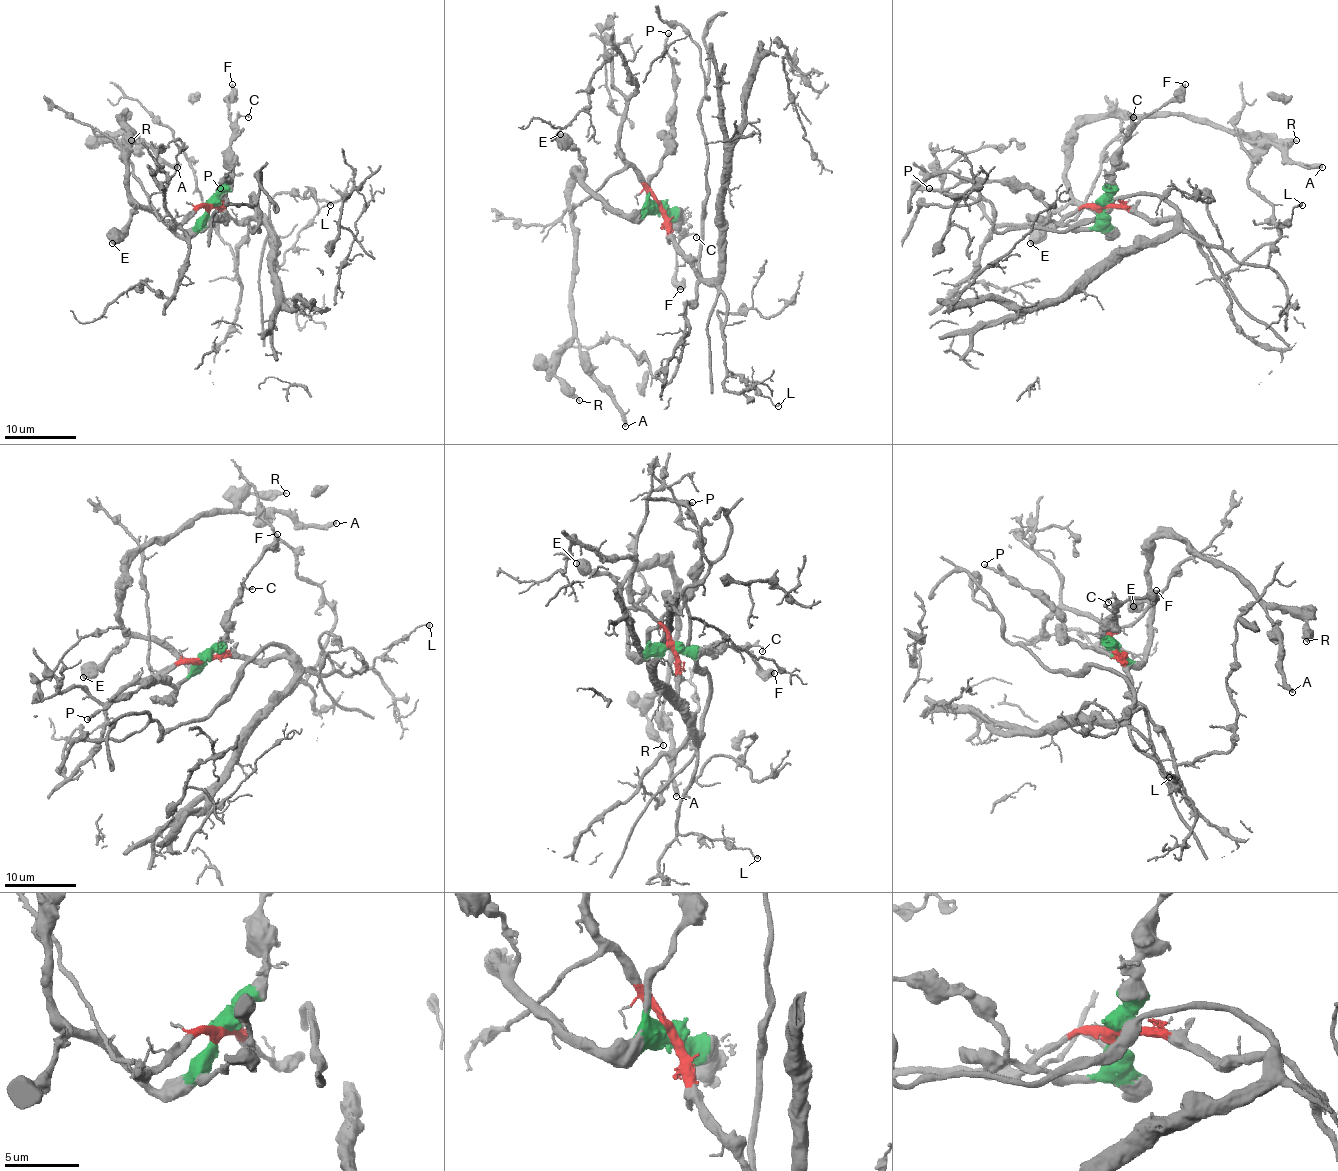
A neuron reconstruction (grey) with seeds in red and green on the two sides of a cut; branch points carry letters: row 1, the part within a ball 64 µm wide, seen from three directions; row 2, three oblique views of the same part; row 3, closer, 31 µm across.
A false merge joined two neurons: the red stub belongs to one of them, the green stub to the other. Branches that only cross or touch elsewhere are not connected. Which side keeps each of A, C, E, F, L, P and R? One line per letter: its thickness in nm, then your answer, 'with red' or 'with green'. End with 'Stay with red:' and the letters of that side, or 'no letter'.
A: calibre 400 nm; with green
C: calibre 170 nm; with green
E: calibre 700 nm; with green
F: calibre 420 nm; with green
L: calibre 180 nm; with red
P: calibre 240 nm; with green
R: calibre 240 nm; with green
Stay with red: L

